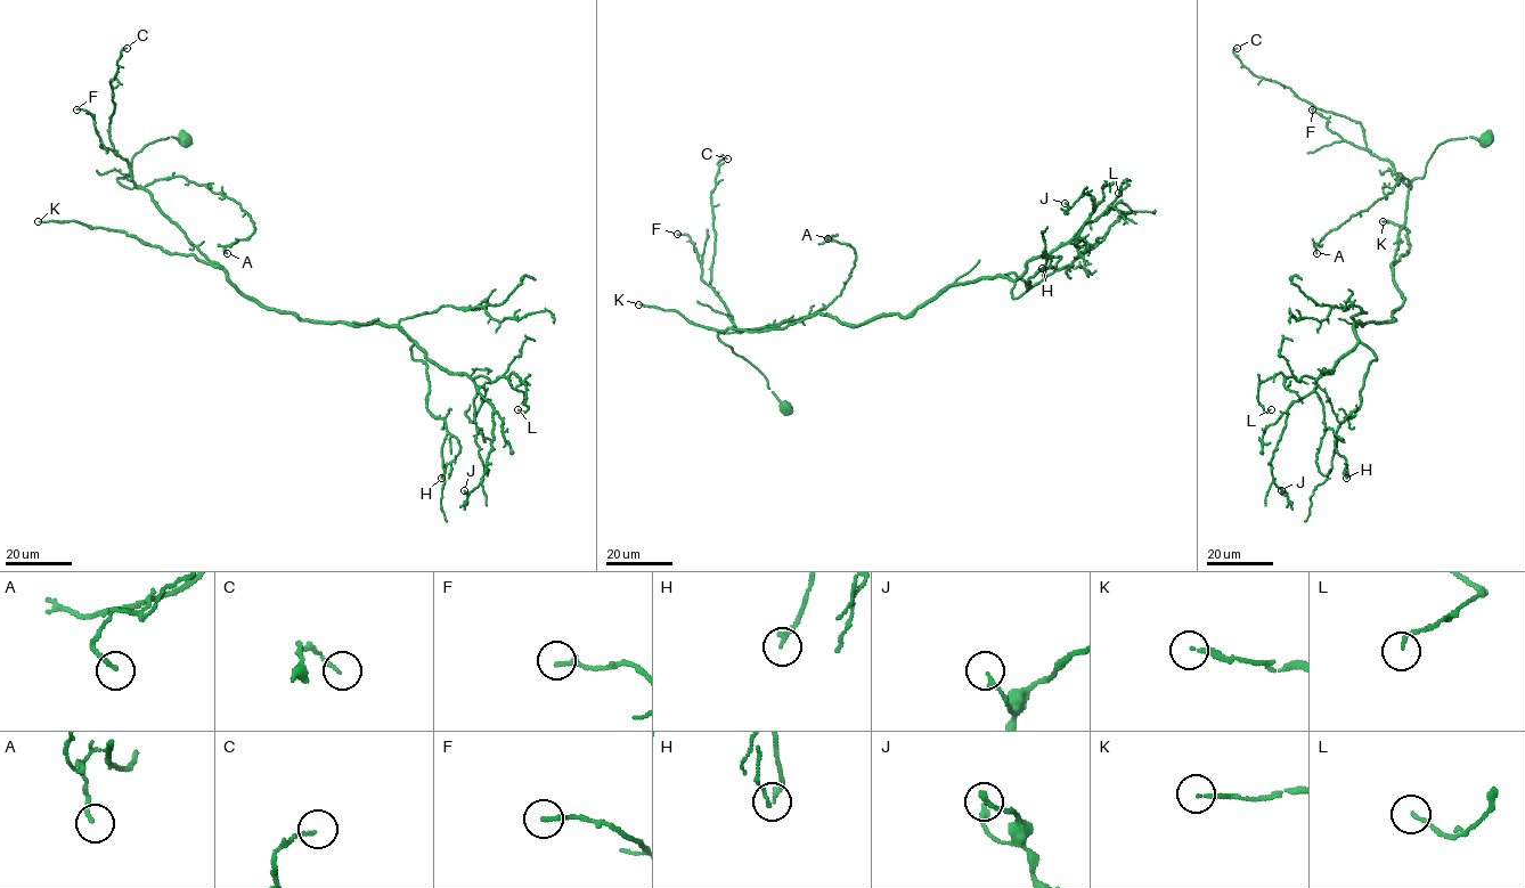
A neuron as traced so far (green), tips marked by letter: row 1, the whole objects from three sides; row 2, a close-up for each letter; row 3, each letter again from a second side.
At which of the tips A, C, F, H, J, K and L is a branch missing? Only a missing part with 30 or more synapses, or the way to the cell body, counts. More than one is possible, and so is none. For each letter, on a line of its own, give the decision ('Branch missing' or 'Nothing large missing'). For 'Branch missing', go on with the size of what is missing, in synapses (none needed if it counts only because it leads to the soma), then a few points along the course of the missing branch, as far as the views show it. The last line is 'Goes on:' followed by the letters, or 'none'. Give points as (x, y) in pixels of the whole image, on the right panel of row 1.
A: Nothing large missing
C: Nothing large missing
F: Nothing large missing
H: Nothing large missing
J: Nothing large missing
K: Branch missing. Roughly 450 synapses. Course of what is missing: (1383, 221), (1366, 233), (1340, 223), (1332, 216), (1350, 198), (1373, 237), (1346, 234), (1335, 182), (1249, 75)
L: Nothing large missing
Goes on: K

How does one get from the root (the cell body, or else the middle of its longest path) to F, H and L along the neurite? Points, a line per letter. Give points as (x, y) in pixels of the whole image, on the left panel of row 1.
F: (185, 139), (139, 152), (117, 179), (130, 188), (129, 163), (76, 110)
H: (185, 139), (147, 144), (117, 180), (263, 306), (398, 326), (461, 447), (441, 478)
L: (185, 139), (147, 144), (117, 180), (241, 292), (398, 326), (451, 373), (514, 373), (518, 409)

